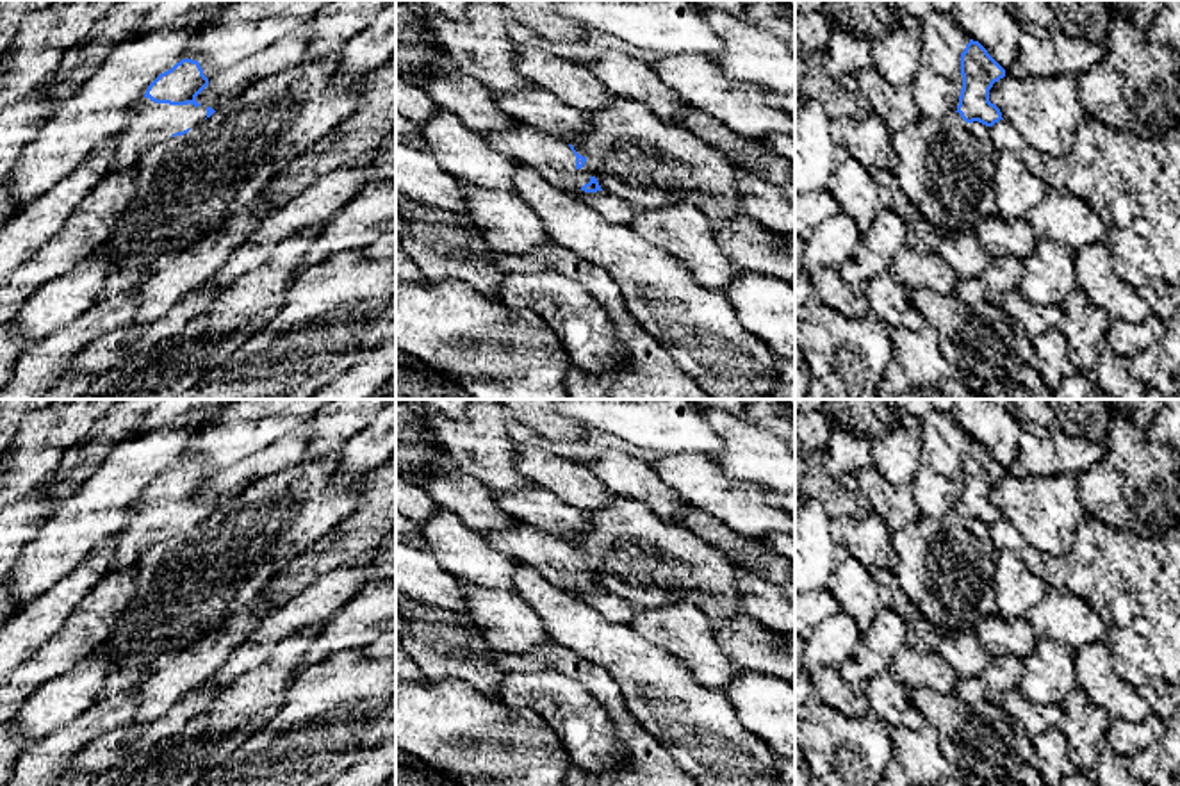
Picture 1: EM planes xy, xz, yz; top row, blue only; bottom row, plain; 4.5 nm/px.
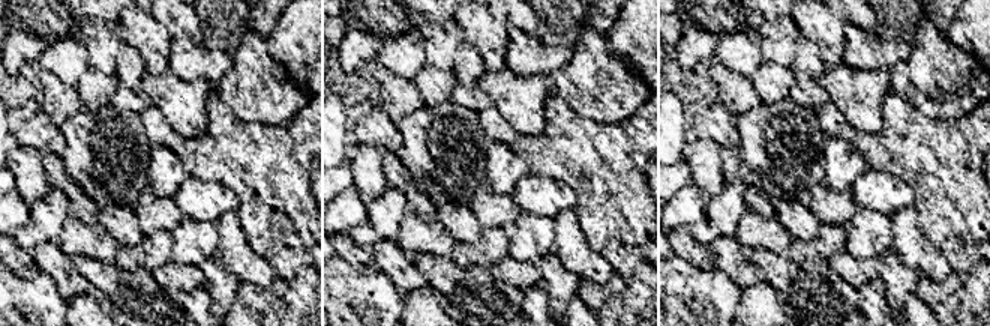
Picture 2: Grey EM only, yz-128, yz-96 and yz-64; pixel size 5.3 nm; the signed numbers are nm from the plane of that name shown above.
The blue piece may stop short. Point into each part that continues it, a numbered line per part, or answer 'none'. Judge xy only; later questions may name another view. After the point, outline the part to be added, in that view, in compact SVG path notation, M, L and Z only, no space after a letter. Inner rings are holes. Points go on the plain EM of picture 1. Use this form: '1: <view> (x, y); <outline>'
1: xy (150, 523); M150 497L123 515L118 535L112 536L114 549L111 572L132 569L139 558L155 544L184 531L207 517L207 506L155 503Z

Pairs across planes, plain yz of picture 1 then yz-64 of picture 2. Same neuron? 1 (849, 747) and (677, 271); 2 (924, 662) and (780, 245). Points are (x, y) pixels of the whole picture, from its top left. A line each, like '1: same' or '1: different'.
1: same
2: same

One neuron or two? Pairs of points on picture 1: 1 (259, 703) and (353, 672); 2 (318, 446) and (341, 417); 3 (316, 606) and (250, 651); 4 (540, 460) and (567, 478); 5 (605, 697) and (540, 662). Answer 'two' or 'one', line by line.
1: two
2: one
3: one
4: one
5: one

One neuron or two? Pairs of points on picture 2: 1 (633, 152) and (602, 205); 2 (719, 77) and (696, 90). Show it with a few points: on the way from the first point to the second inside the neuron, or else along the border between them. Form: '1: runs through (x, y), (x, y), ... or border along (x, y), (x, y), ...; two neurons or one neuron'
1: runs through (620, 166), (609, 176), (605, 191); one neuron
2: border along (708, 78), (714, 87), (714, 98); two neurons

